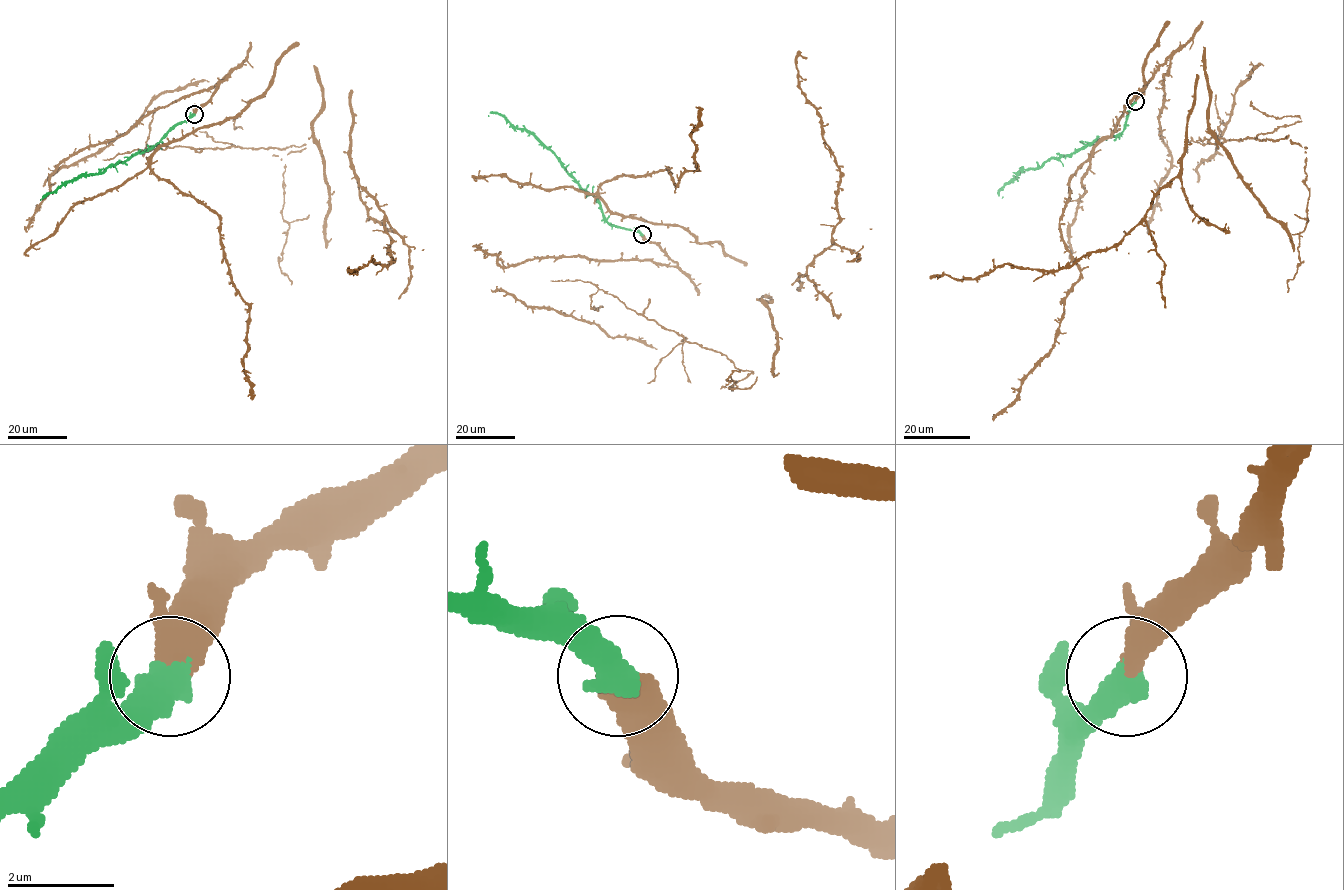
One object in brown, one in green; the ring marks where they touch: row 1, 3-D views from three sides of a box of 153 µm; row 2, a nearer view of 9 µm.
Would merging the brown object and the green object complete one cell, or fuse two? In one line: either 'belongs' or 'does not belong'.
belongs

